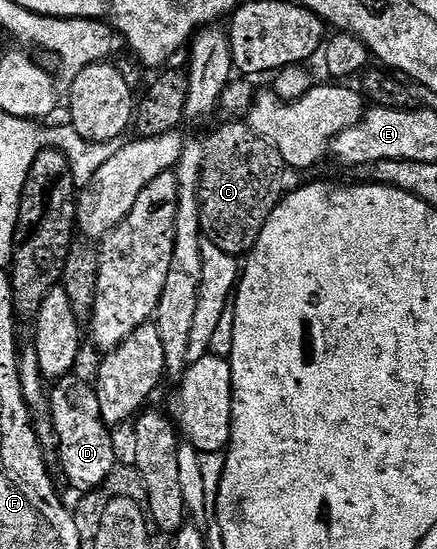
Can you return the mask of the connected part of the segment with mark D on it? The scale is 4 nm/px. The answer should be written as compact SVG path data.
M69 374L55 381L51 385L48 396L49 410L52 413L55 443L60 446L60 464L64 467L64 476L76 488L81 488L81 493L91 492L106 483L109 476L117 471L116 452L112 449L112 440L108 437L109 425L100 418L98 400L95 387L88 384L77 374Z

